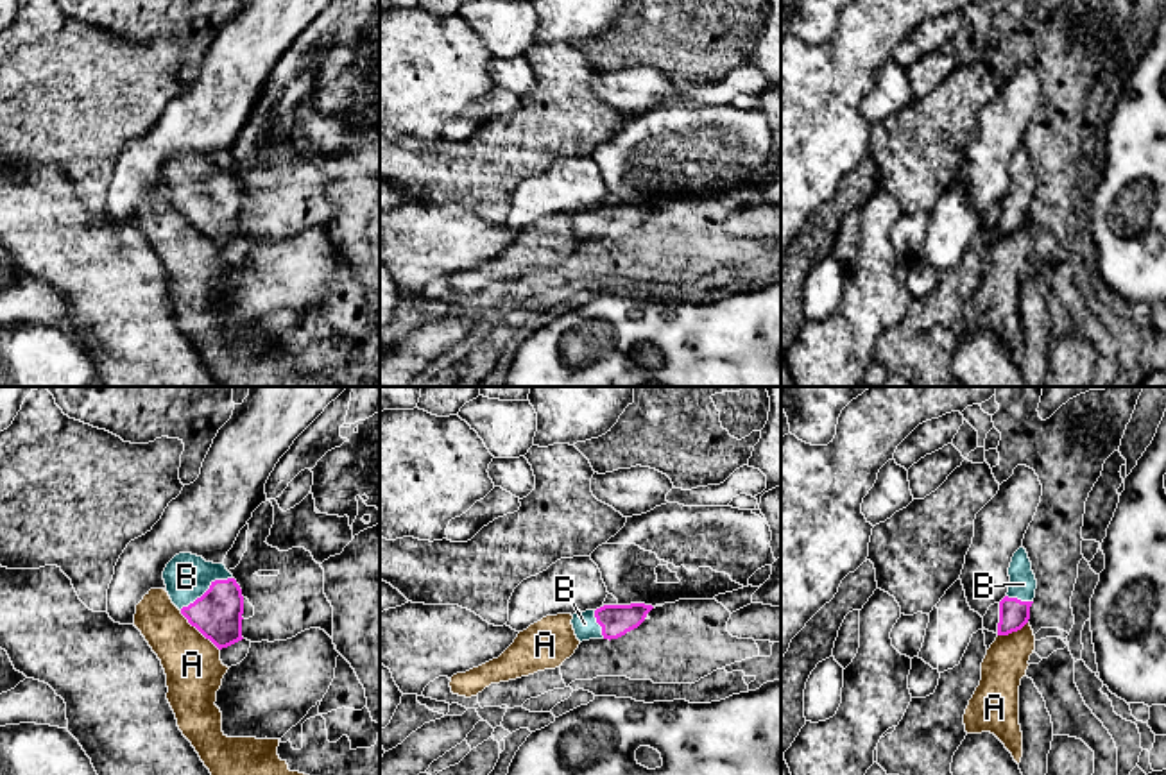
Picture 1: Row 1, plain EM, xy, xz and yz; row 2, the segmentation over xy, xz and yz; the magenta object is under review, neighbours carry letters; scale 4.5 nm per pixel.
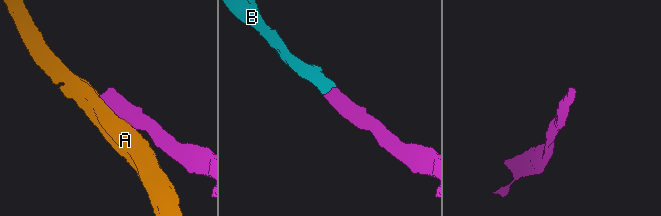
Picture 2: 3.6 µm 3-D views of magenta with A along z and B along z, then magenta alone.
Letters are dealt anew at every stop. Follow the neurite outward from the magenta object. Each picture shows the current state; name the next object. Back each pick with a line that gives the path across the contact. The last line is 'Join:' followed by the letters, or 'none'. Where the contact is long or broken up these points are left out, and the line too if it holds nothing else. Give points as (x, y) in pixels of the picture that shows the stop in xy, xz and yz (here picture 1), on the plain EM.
B: Path across: xy (217, 213), (206, 190), (187, 176)
Join: B

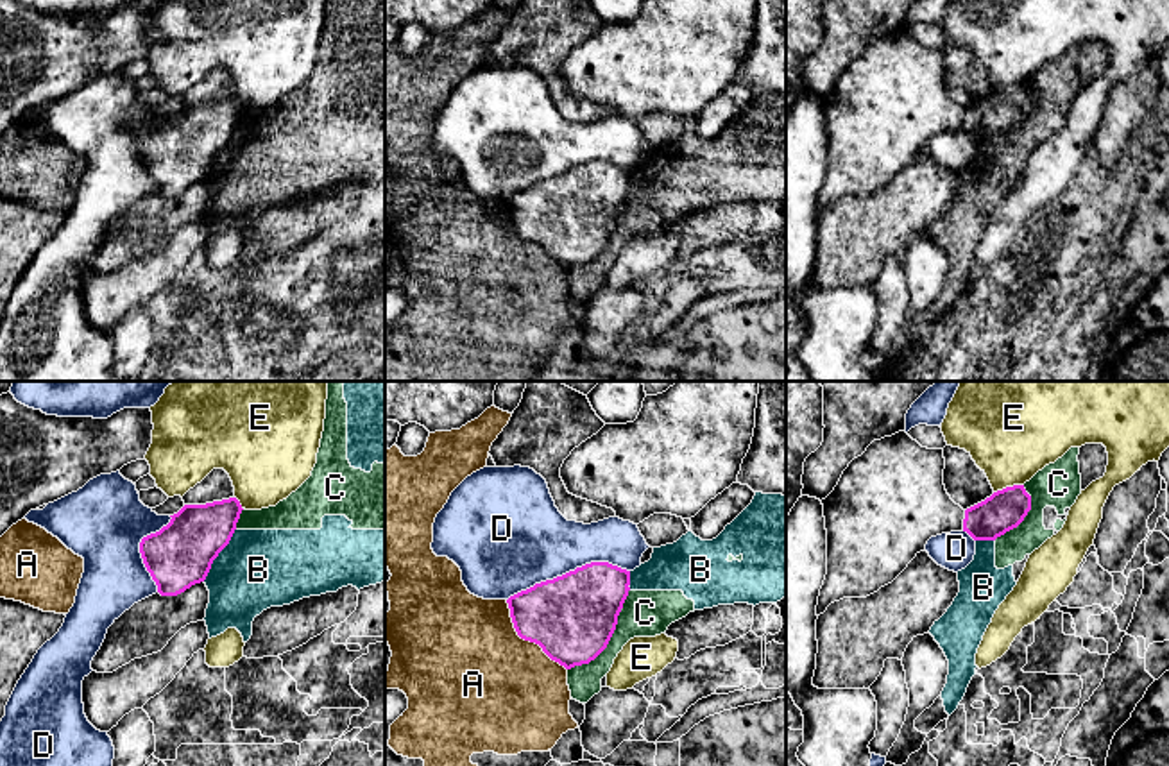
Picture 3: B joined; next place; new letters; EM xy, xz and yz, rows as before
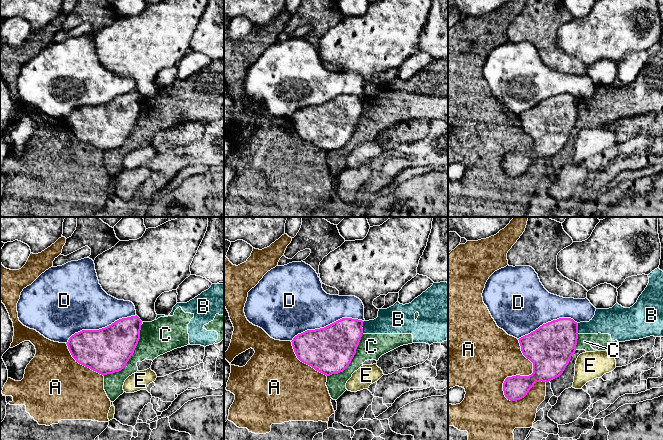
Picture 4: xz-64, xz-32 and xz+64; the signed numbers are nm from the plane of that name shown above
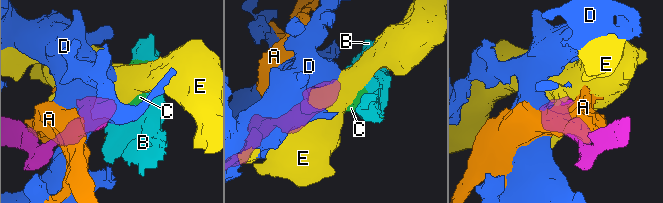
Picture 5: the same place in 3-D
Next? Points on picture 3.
Join: none

